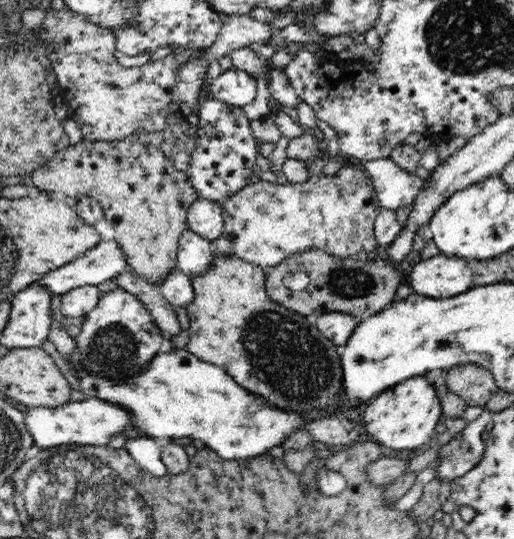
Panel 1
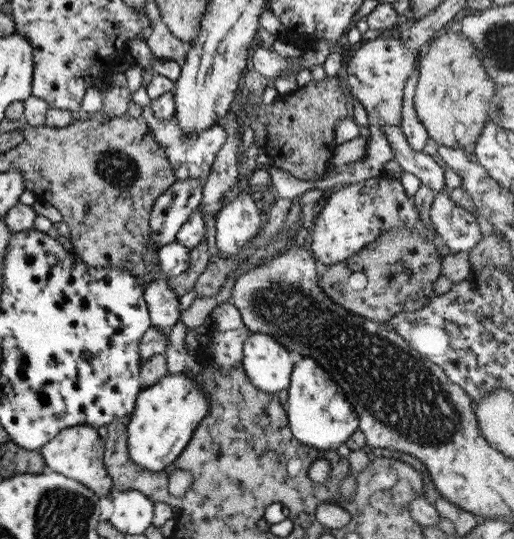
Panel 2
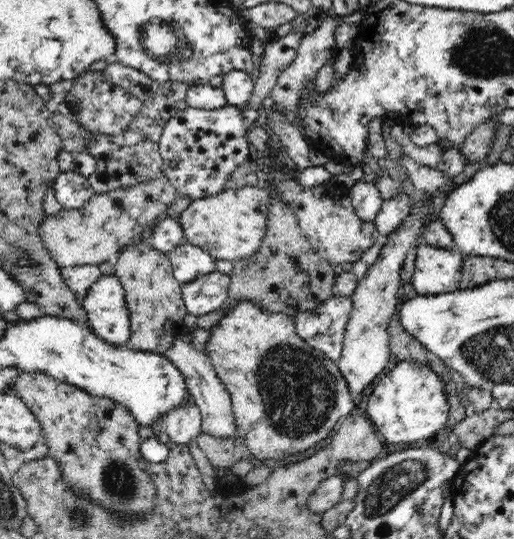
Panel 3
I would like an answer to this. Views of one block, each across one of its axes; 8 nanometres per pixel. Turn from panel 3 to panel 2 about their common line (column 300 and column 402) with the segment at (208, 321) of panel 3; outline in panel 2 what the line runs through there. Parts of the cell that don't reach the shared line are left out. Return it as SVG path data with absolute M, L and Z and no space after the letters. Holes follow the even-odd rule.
M405 226L402 230L383 233L365 247L346 261L322 268L321 289L336 304L367 320L384 324L395 314L421 309L435 297L433 284L441 277L443 258L434 244L422 239L422 234L414 234ZM354 271L361 271L368 278L364 289L354 290L348 285L348 278Z

